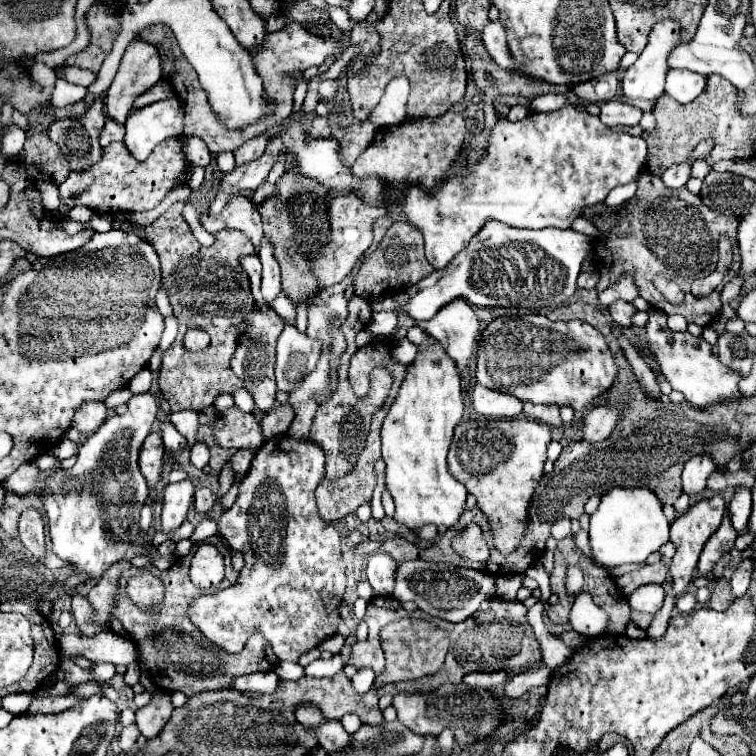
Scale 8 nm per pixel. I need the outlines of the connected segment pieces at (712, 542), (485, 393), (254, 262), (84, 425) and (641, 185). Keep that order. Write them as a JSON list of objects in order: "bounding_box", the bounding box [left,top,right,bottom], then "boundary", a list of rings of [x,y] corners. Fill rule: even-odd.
[{"bounding_box":[697,519,737,575],"boundary":[[[723,519],[719,529],[709,537],[709,541],[705,543],[705,547],[701,551],[701,557],[699,557],[699,563],[697,563],[697,569],[699,569],[701,575],[711,573],[713,565],[733,547],[735,537],[737,537],[737,533],[735,533],[731,521]]]},{"bounding_box":[471,385,523,419],"boundary":[[[475,385],[471,395],[475,411],[491,419],[515,419],[523,411],[523,401],[519,401],[517,397],[487,389],[483,385]]]},{"bounding_box":[239,255,263,303],"boundary":[[[245,255],[245,257],[239,259],[239,263],[249,277],[249,287],[251,287],[251,293],[253,293],[255,301],[263,303],[261,287],[259,287],[261,285],[261,261],[259,261],[259,257],[257,255]]]},{"bounding_box":[71,403,107,437],"boundary":[[[85,403],[73,417],[71,427],[75,427],[83,437],[95,433],[107,419],[107,407],[103,403]]]},{"bounding_box":[581,171,739,327],"boundary":[[[647,171],[639,175],[635,197],[629,203],[625,203],[619,213],[608,214],[608,207],[600,203],[585,207],[581,215],[599,229],[599,239],[593,247],[595,269],[599,271],[599,283],[595,287],[597,291],[603,291],[609,283],[615,283],[623,273],[635,273],[639,295],[653,309],[659,309],[667,315],[679,313],[687,319],[687,323],[697,323],[701,327],[709,325],[711,321],[719,317],[721,287],[707,297],[693,297],[689,287],[695,277],[709,273],[707,269],[715,259],[717,239],[721,233],[729,235],[733,241],[733,247],[737,247],[739,219],[735,215],[717,215],[701,203],[699,195],[693,195],[685,187],[669,189],[663,185],[663,181],[657,175],[651,175]],[[659,273],[665,277],[671,277],[683,291],[684,301],[681,307],[667,303],[665,297],[653,287],[653,277]]]}]

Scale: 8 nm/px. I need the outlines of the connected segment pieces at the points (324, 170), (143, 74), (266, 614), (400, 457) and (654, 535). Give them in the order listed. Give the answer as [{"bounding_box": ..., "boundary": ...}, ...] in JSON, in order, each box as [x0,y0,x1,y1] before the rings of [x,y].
[{"bounding_box":[267,119,385,205],"boundary":[[[291,119],[289,125],[285,127],[285,131],[277,133],[271,137],[271,143],[267,145],[267,155],[277,155],[279,151],[291,155],[291,161],[293,163],[299,163],[299,169],[305,177],[313,177],[317,179],[319,183],[323,183],[327,189],[331,191],[341,191],[341,189],[347,189],[347,191],[361,191],[363,193],[363,201],[369,203],[369,205],[383,205],[383,189],[385,189],[385,183],[381,183],[381,179],[357,179],[349,167],[343,167],[337,151],[339,151],[339,143],[335,139],[313,139],[309,141],[305,131],[303,131],[303,123],[299,123],[297,119]]]},{"bounding_box":[105,41,161,125],"boundary":[[[131,41],[129,47],[125,49],[125,55],[121,59],[119,71],[111,83],[111,87],[107,89],[105,95],[105,115],[111,117],[113,121],[117,121],[119,125],[125,123],[125,117],[129,113],[129,109],[133,109],[133,101],[143,95],[149,87],[153,87],[157,81],[161,79],[161,65],[159,65],[159,55],[157,49],[145,41]]]},{"bounding_box":[189,437,347,662],"boundary":[[[281,437],[281,439],[267,441],[257,451],[257,455],[255,455],[249,471],[247,471],[247,475],[243,477],[243,481],[239,485],[239,497],[237,497],[237,501],[233,503],[233,507],[229,507],[227,511],[223,511],[223,515],[219,519],[219,533],[227,539],[227,543],[235,551],[241,551],[243,553],[245,565],[239,571],[239,577],[237,577],[237,583],[235,585],[231,585],[227,589],[221,589],[221,591],[215,591],[211,595],[201,595],[201,597],[197,597],[193,601],[193,607],[189,607],[189,617],[193,619],[193,623],[219,649],[225,649],[229,653],[239,653],[243,649],[243,645],[247,643],[247,639],[253,633],[261,633],[271,643],[273,653],[277,655],[279,661],[298,662],[303,653],[317,647],[323,639],[327,639],[327,637],[331,637],[331,635],[337,633],[337,627],[339,627],[339,621],[341,621],[339,607],[341,607],[341,601],[343,601],[343,593],[345,593],[345,587],[347,587],[347,579],[345,579],[345,561],[341,557],[341,535],[339,535],[339,531],[331,523],[325,523],[319,517],[319,511],[317,511],[317,505],[315,505],[315,489],[317,489],[317,485],[321,483],[323,477],[325,477],[325,457],[321,455],[321,447],[313,447],[309,441],[305,441],[305,443],[293,443],[291,439]]]},{"bounding_box":[381,327,467,533],"boundary":[[[409,327],[409,331],[407,331],[407,339],[409,341],[413,341],[413,343],[417,343],[417,345],[421,345],[423,347],[423,351],[417,355],[417,359],[413,361],[413,365],[409,367],[409,371],[407,371],[407,377],[405,377],[405,381],[401,383],[401,389],[399,389],[399,393],[397,393],[397,397],[395,397],[395,401],[393,401],[393,405],[391,405],[391,409],[389,409],[389,413],[387,413],[387,417],[385,417],[385,421],[383,421],[383,425],[381,425],[381,439],[383,439],[383,461],[385,461],[385,483],[387,483],[387,489],[391,491],[391,495],[393,495],[393,501],[395,501],[395,513],[393,513],[393,519],[395,519],[395,523],[399,523],[399,525],[405,525],[407,529],[411,529],[413,533],[417,533],[423,525],[437,525],[437,527],[441,527],[441,525],[445,525],[445,529],[453,529],[455,525],[457,525],[457,521],[459,521],[459,517],[461,517],[461,513],[465,511],[465,501],[467,501],[467,489],[465,489],[465,485],[463,483],[459,483],[451,473],[449,473],[449,467],[447,467],[447,453],[449,453],[449,445],[451,445],[451,437],[453,437],[453,429],[455,429],[455,425],[459,423],[459,419],[461,419],[461,415],[463,415],[463,391],[461,391],[461,377],[459,377],[459,373],[457,373],[457,367],[455,367],[455,363],[453,363],[453,359],[451,357],[447,357],[447,353],[445,353],[445,349],[431,337],[431,335],[427,335],[427,333],[423,333],[421,331],[421,327]]]},{"bounding_box":[589,487,669,567],"boundary":[[[617,487],[603,495],[599,509],[591,515],[589,521],[589,545],[593,561],[599,567],[617,567],[623,563],[645,563],[645,559],[659,551],[661,545],[669,541],[669,521],[663,515],[663,505],[651,489],[645,487]]]}]

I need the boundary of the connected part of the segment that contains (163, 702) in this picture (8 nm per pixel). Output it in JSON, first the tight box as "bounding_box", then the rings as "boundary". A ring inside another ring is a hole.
{"bounding_box":[135,691,173,739],"boundary":[[[155,691],[153,701],[147,707],[135,711],[135,725],[139,727],[143,737],[153,739],[161,733],[161,729],[169,721],[171,711],[173,711],[173,705],[171,705],[169,693],[167,691]]]}

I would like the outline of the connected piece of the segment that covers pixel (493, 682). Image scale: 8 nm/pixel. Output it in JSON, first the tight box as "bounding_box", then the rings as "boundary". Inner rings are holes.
{"bounding_box":[463,671,507,689],"boundary":[[[493,671],[493,673],[473,673],[465,675],[463,683],[473,689],[495,689],[497,685],[503,685],[507,681],[505,671]]]}

